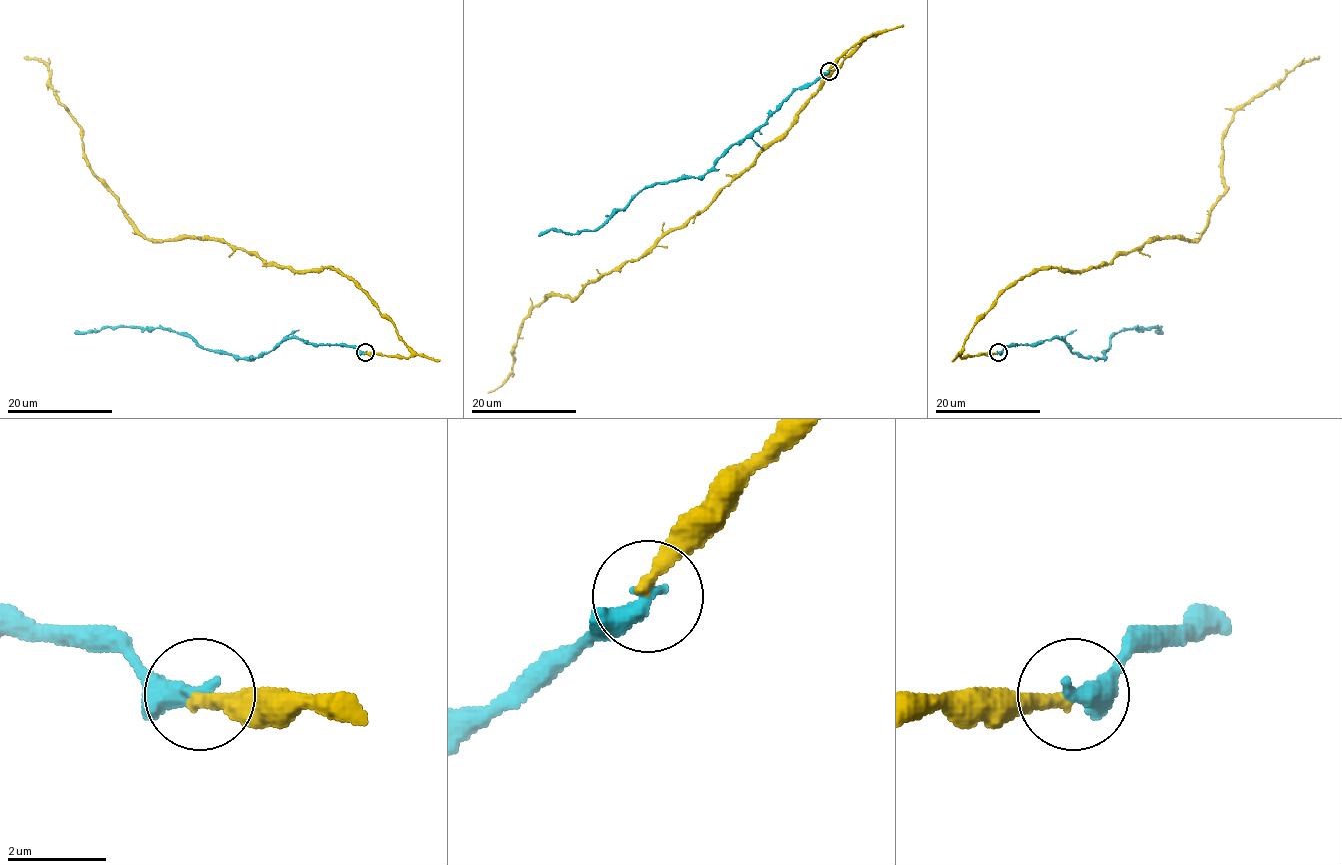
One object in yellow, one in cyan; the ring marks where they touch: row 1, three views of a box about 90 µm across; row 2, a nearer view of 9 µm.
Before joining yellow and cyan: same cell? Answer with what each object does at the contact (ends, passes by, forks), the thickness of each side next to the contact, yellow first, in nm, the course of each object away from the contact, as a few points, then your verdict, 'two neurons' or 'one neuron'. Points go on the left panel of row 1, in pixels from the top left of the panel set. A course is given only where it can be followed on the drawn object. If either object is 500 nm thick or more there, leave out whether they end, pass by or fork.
yellow ends | cyan ends | 280/440 nm | yellow via (365, 353), (411, 348), (336, 269), (267, 265), (217, 240), (148, 239), (92, 172), (47, 66), (24, 57) | cyan via (365, 352), (286, 338), (257, 357), (240, 357), (204, 349), (188, 336), (162, 328), (74, 332) | one neuron

